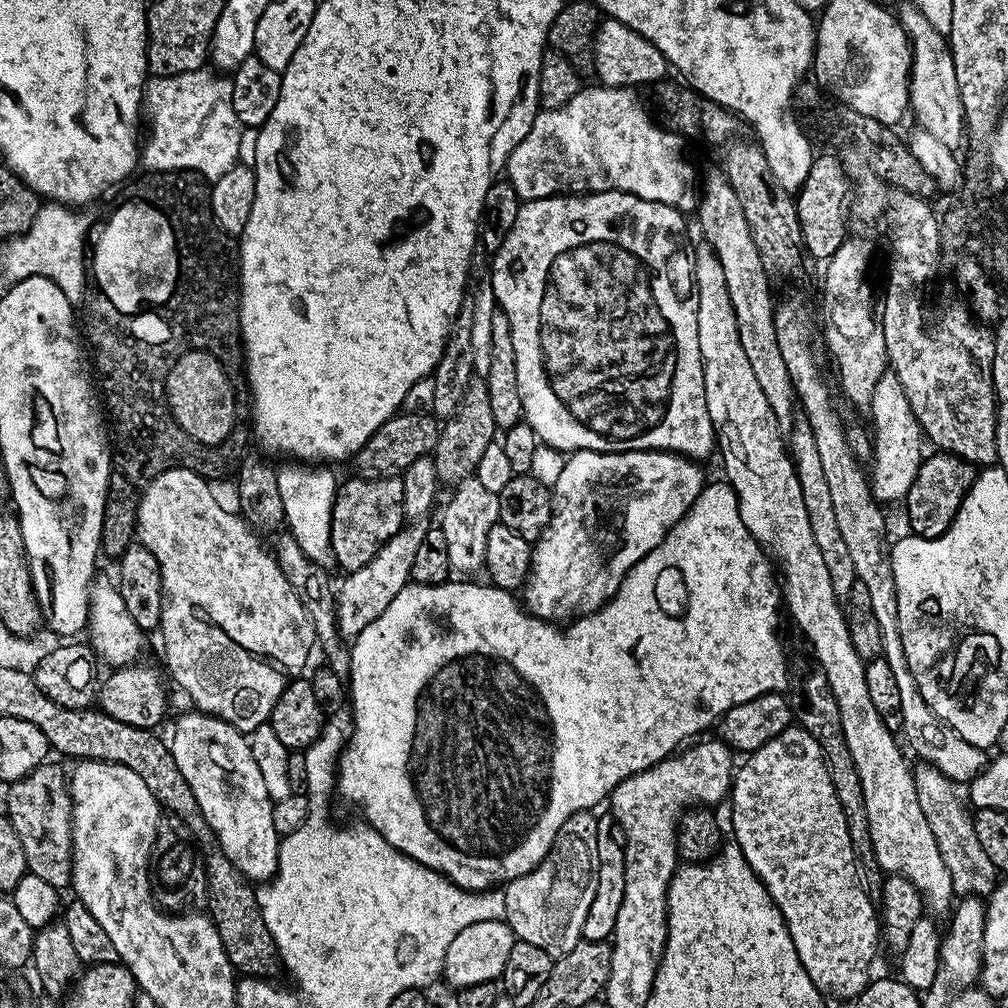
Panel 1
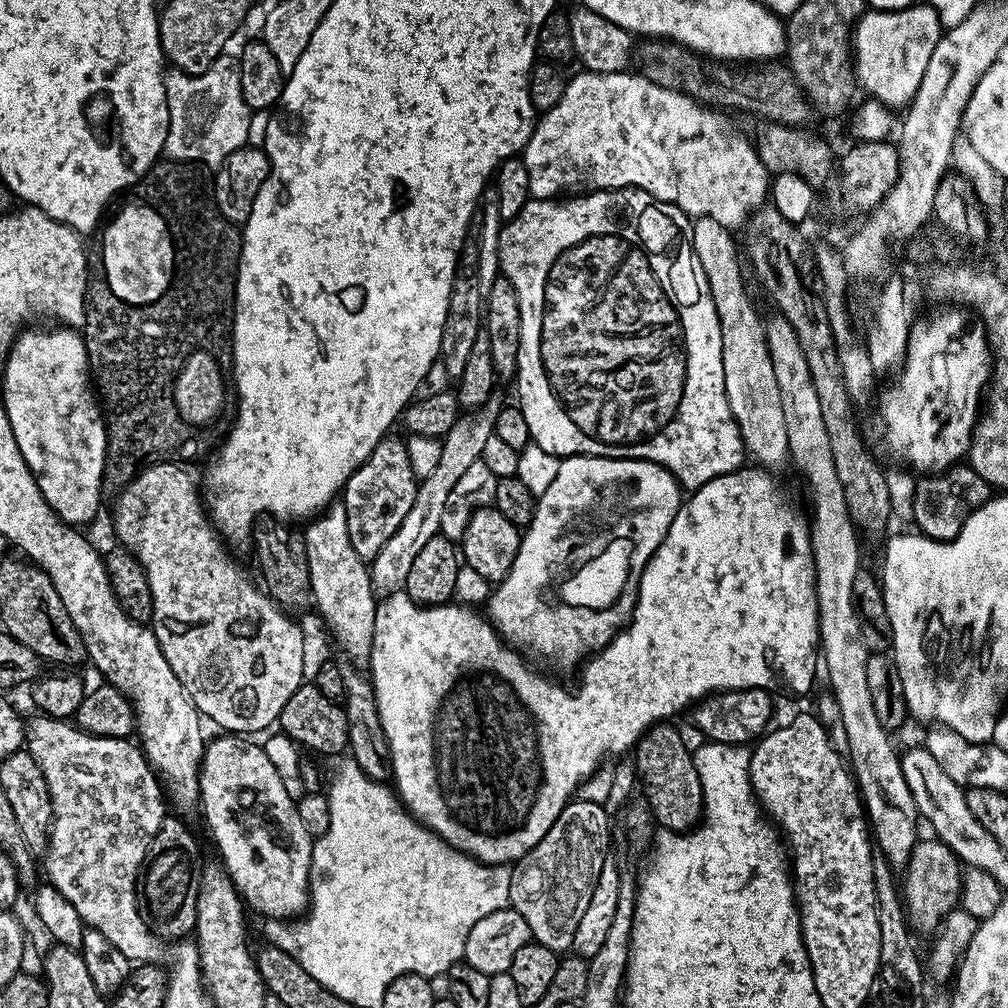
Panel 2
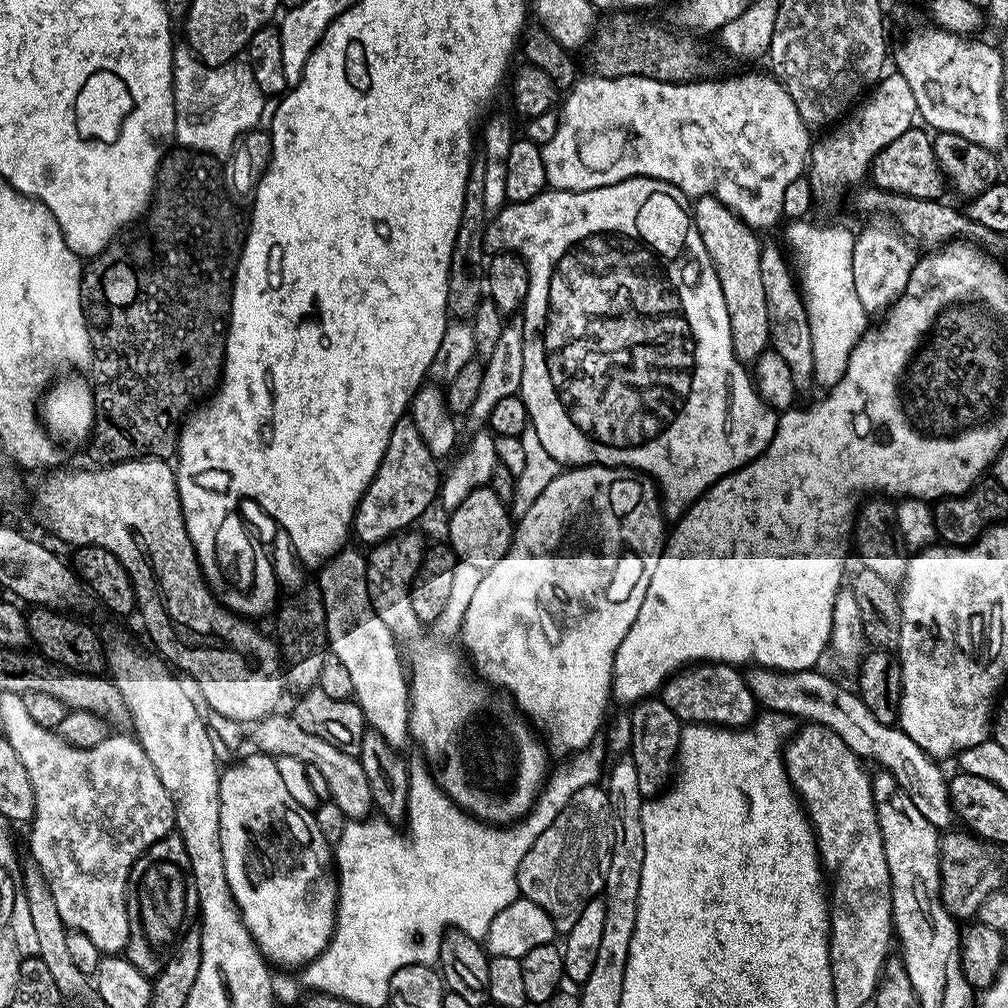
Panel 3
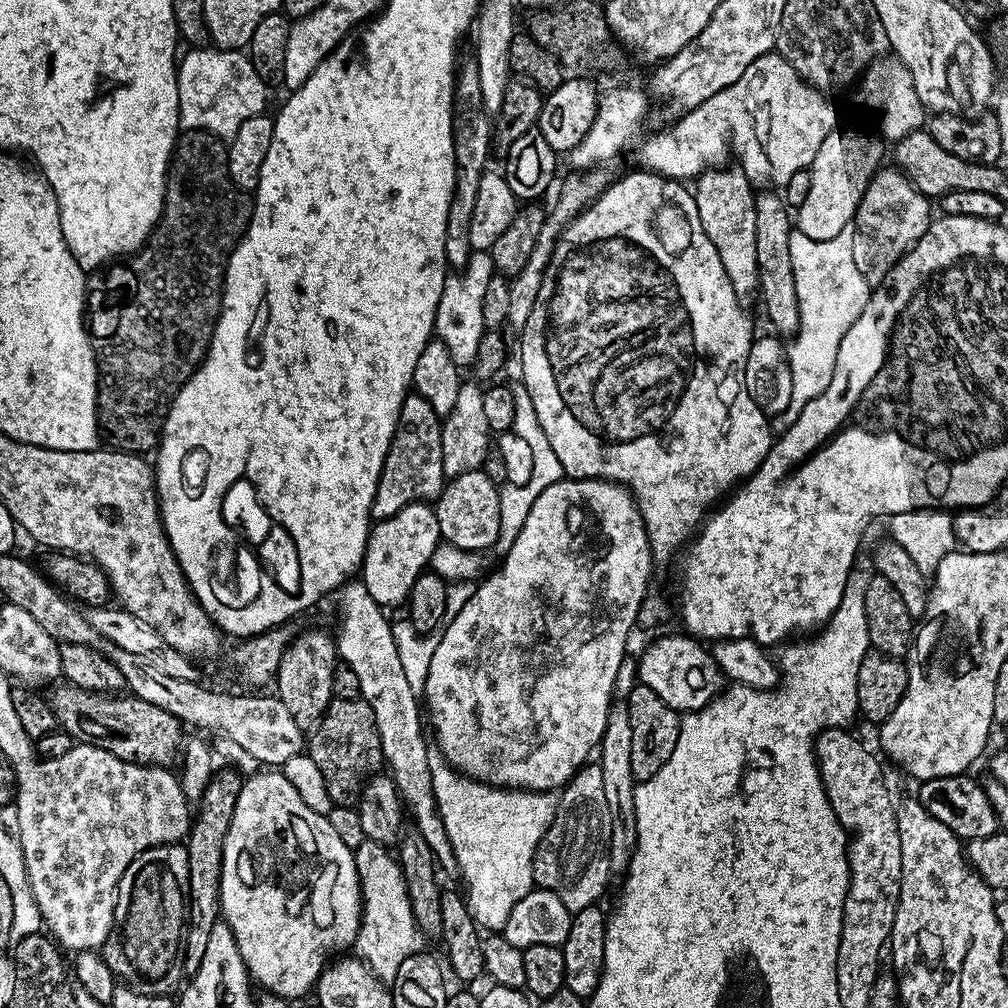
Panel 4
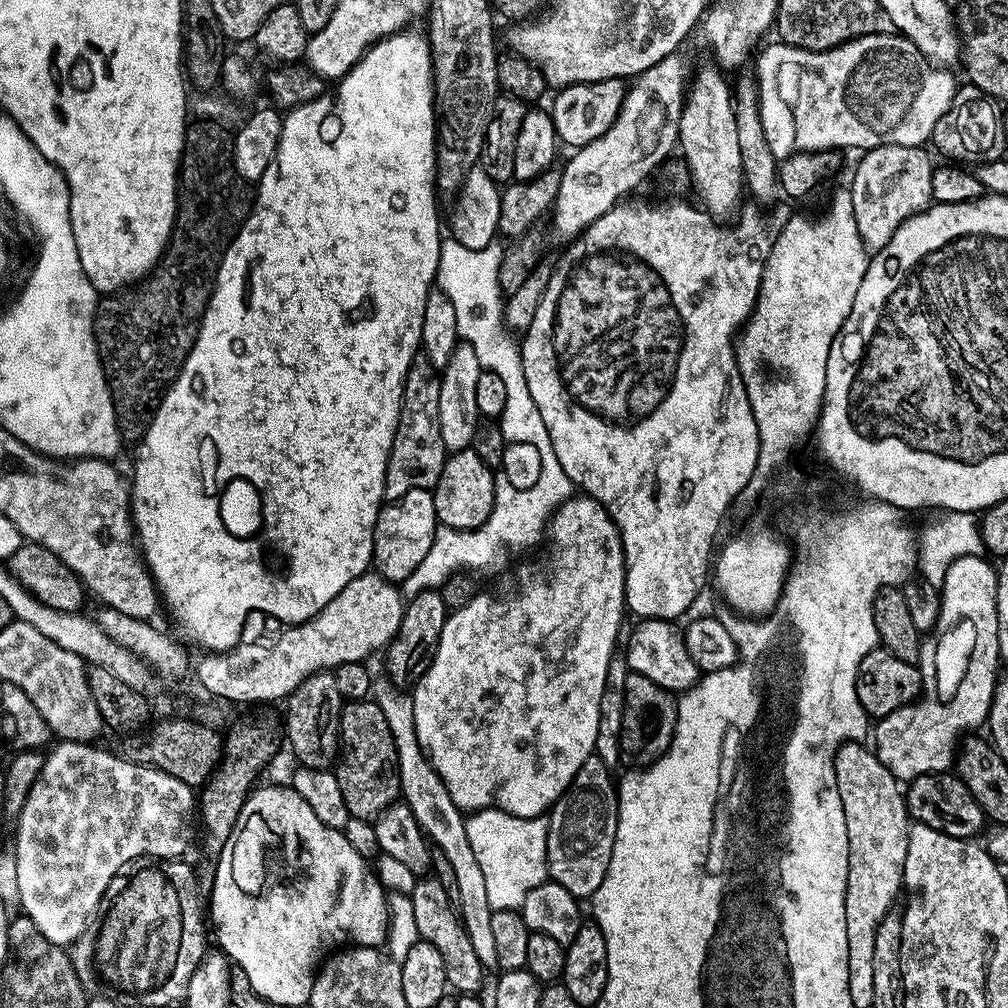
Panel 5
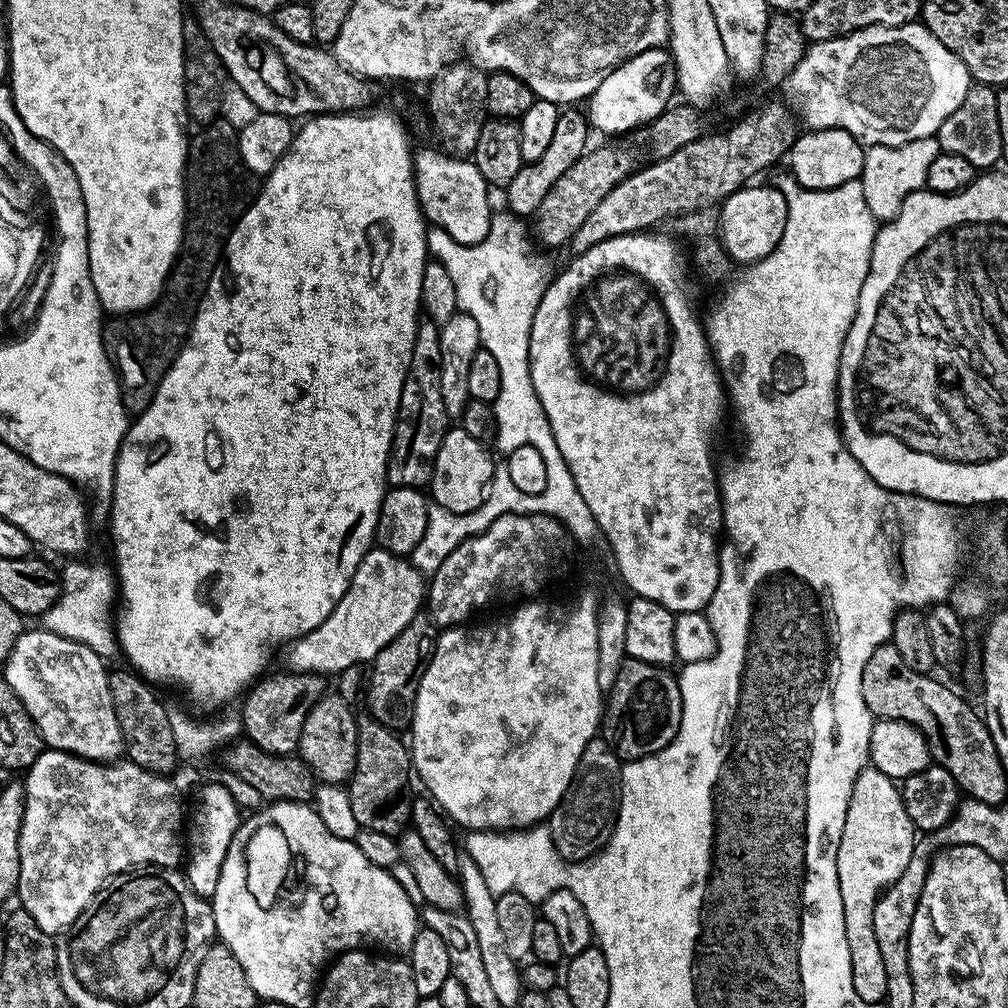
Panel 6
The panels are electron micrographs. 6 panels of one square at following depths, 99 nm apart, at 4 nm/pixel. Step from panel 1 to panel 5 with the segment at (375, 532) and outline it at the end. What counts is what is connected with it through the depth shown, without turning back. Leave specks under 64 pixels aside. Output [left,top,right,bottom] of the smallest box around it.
[384,354,446,501]

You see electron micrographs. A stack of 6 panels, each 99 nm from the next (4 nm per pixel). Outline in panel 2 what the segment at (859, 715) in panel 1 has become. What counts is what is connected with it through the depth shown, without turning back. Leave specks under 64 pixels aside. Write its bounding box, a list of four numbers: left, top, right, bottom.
[692,216,789,470]

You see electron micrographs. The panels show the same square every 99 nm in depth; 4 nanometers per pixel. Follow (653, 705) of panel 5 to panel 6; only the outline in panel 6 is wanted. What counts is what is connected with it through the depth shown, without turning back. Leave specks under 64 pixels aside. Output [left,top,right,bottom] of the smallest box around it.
[602,658,682,761]

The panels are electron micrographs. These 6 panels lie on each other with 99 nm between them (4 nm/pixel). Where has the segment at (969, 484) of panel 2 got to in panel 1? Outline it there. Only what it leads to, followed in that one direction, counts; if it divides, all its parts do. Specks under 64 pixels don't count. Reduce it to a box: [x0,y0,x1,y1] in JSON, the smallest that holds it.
[906,451,978,540]

